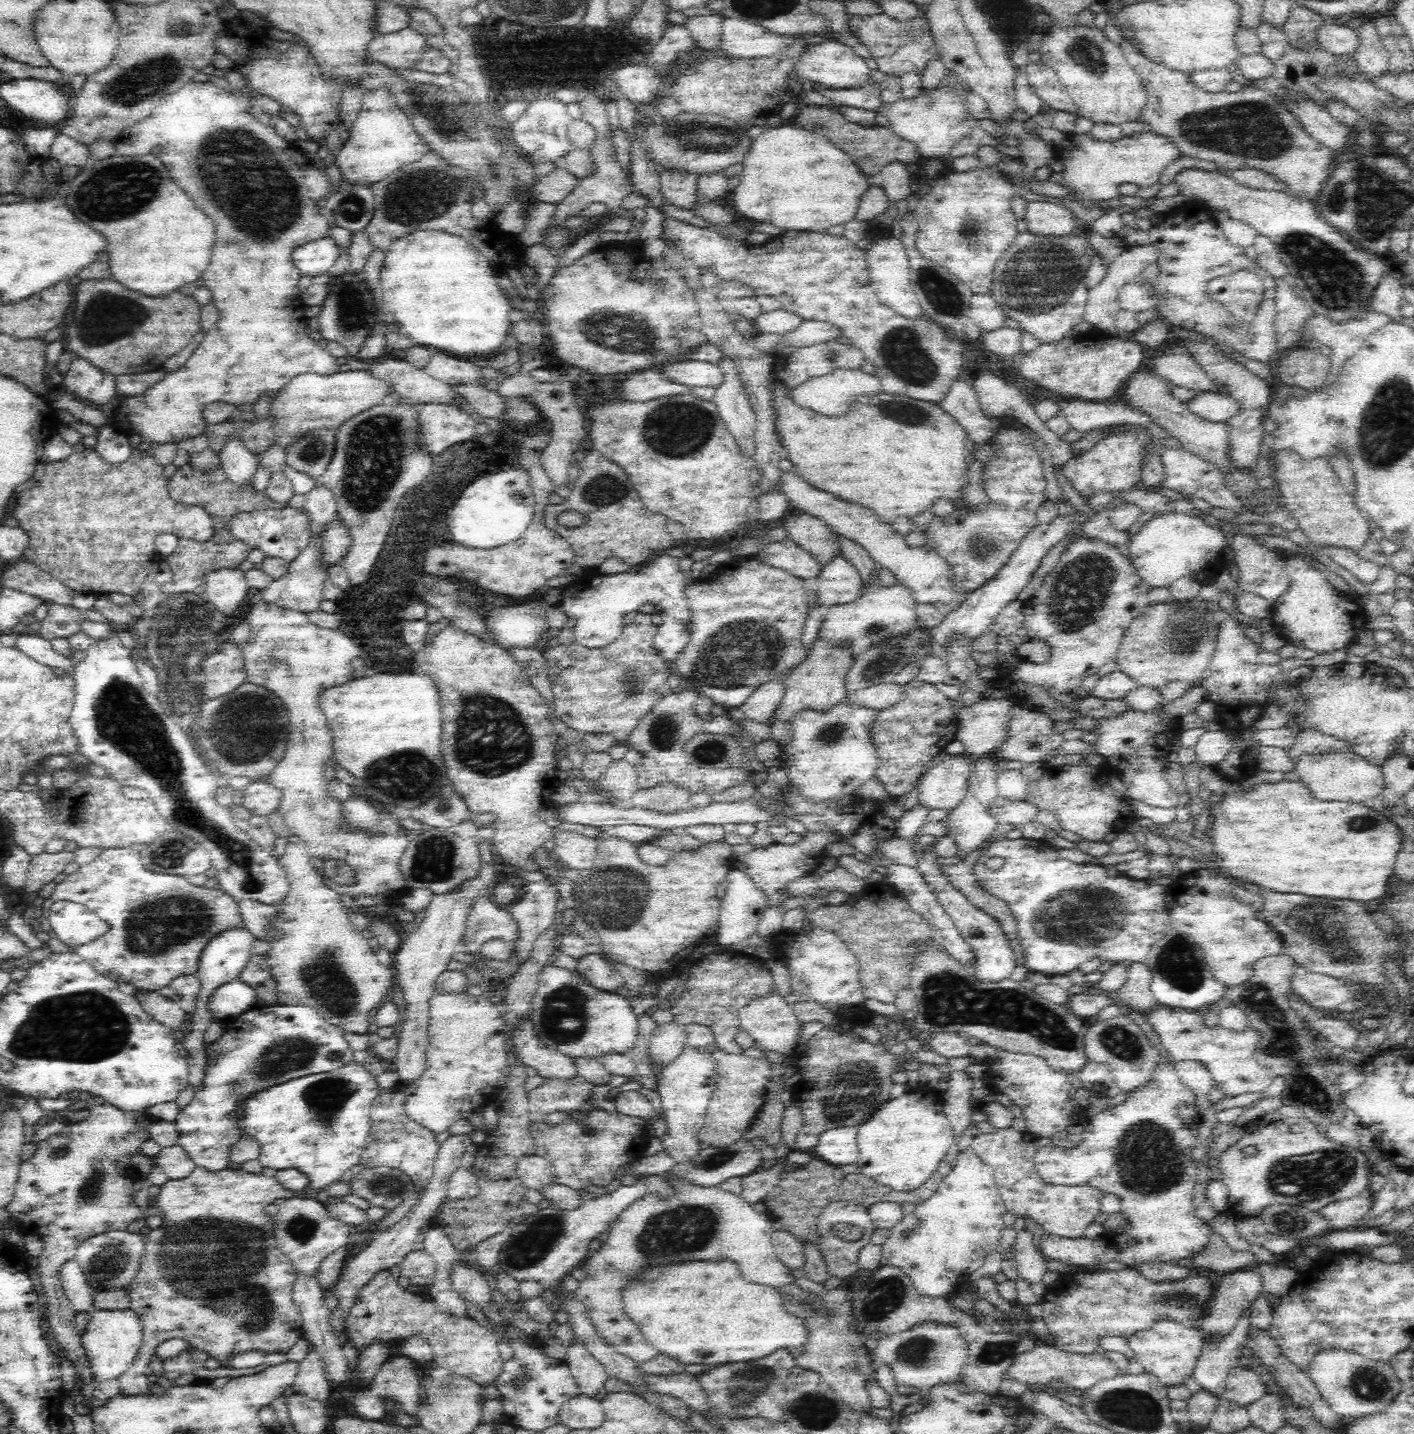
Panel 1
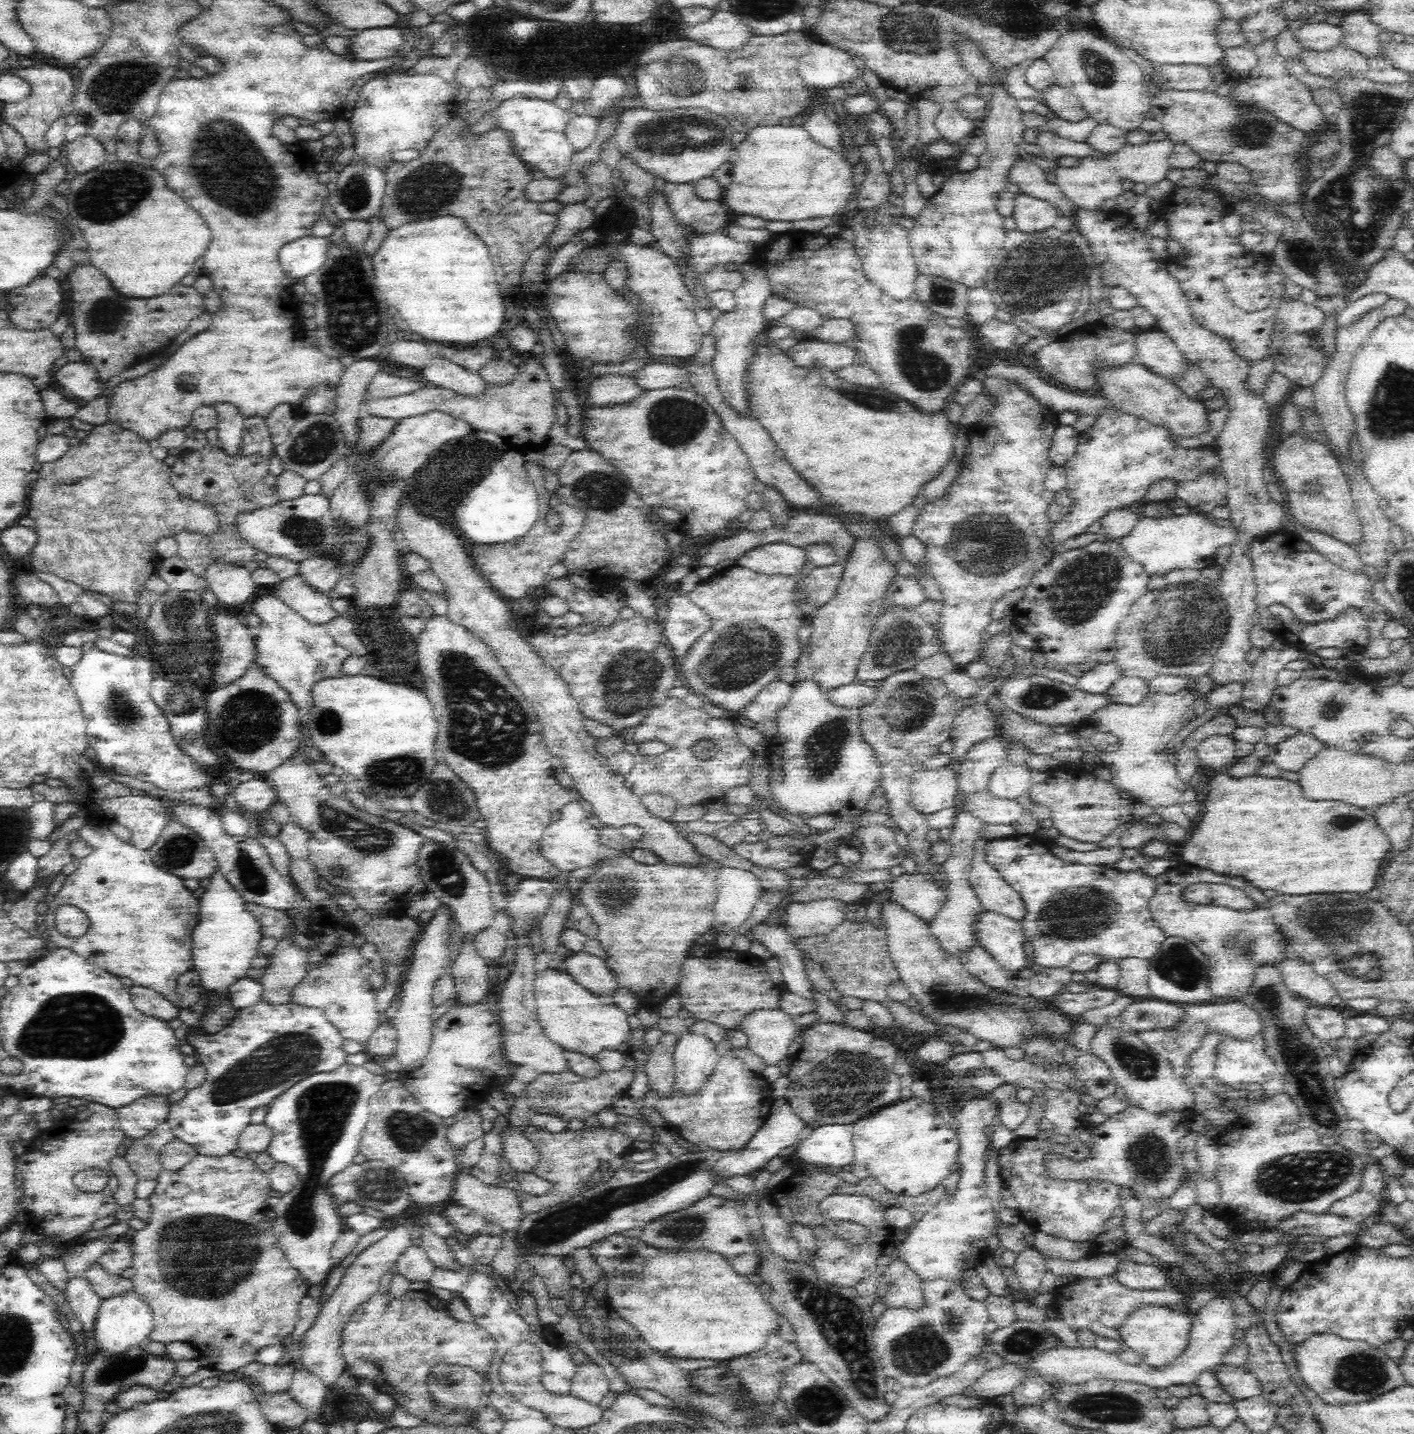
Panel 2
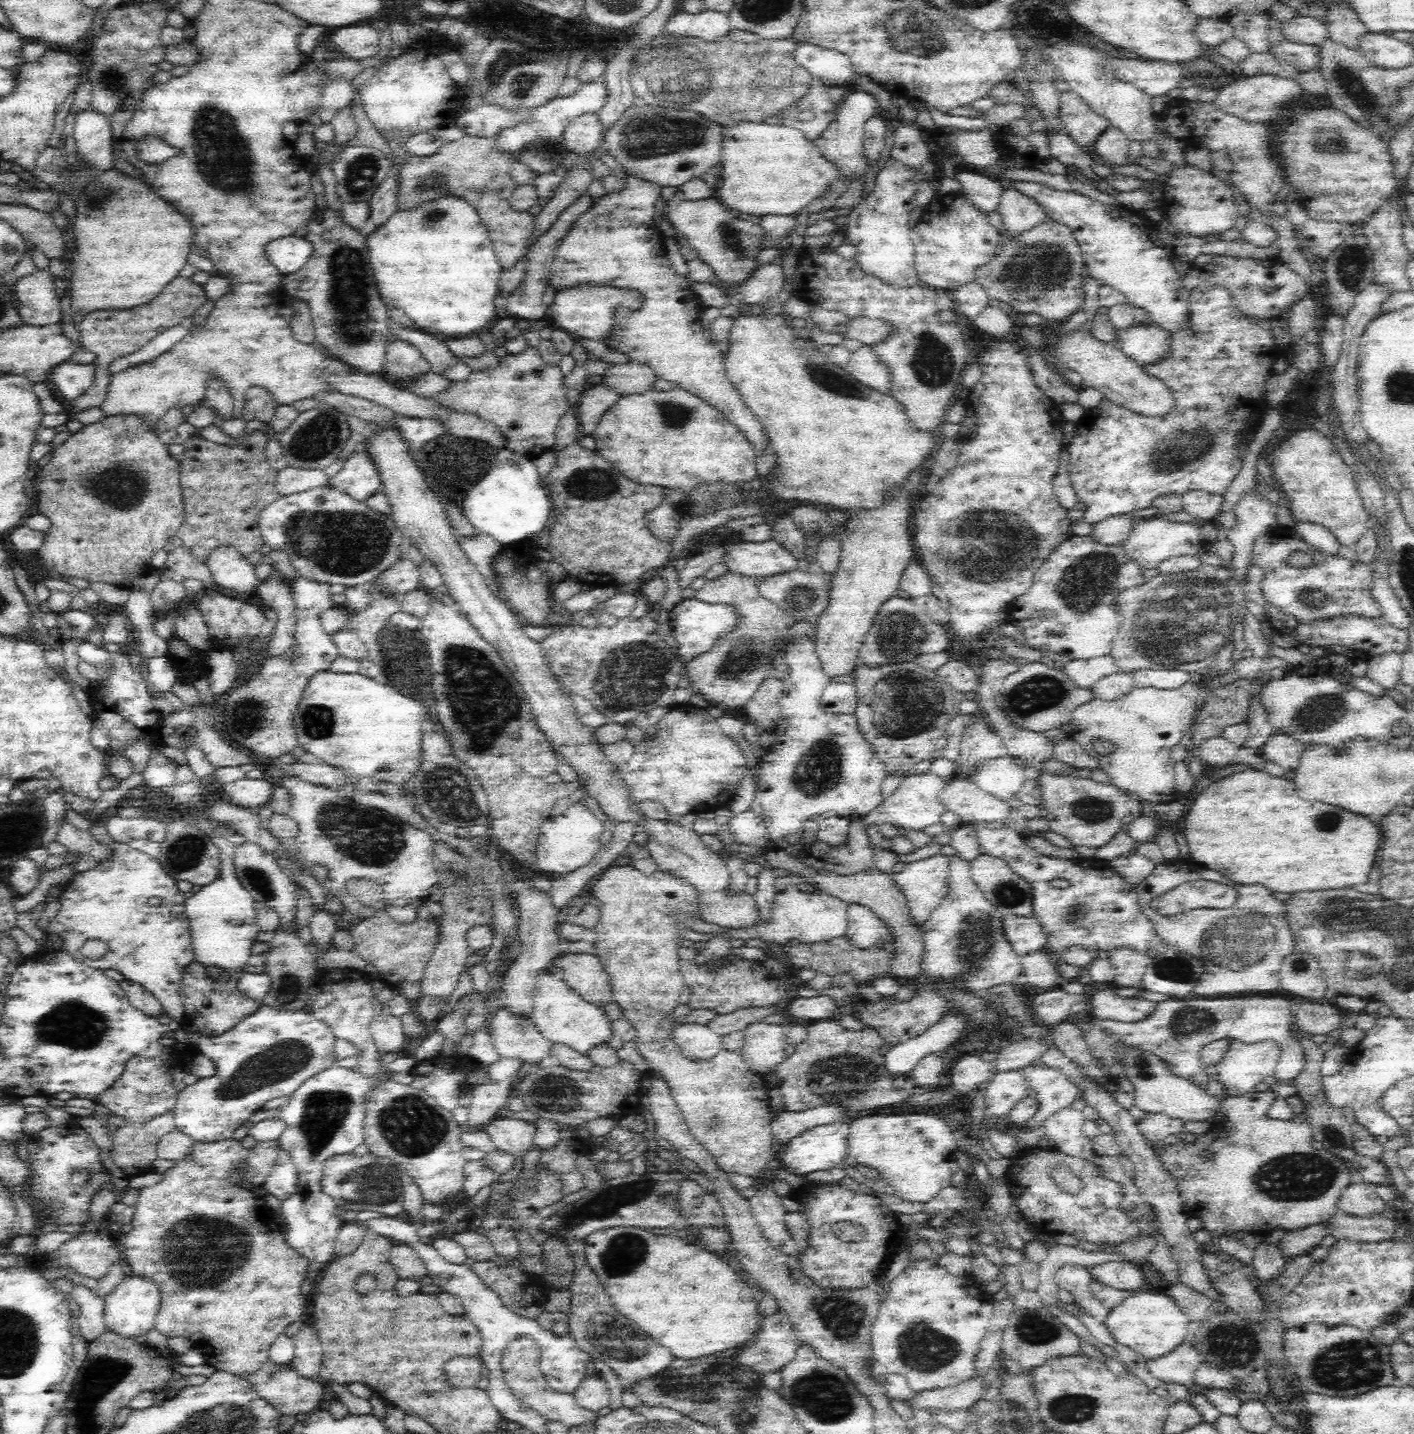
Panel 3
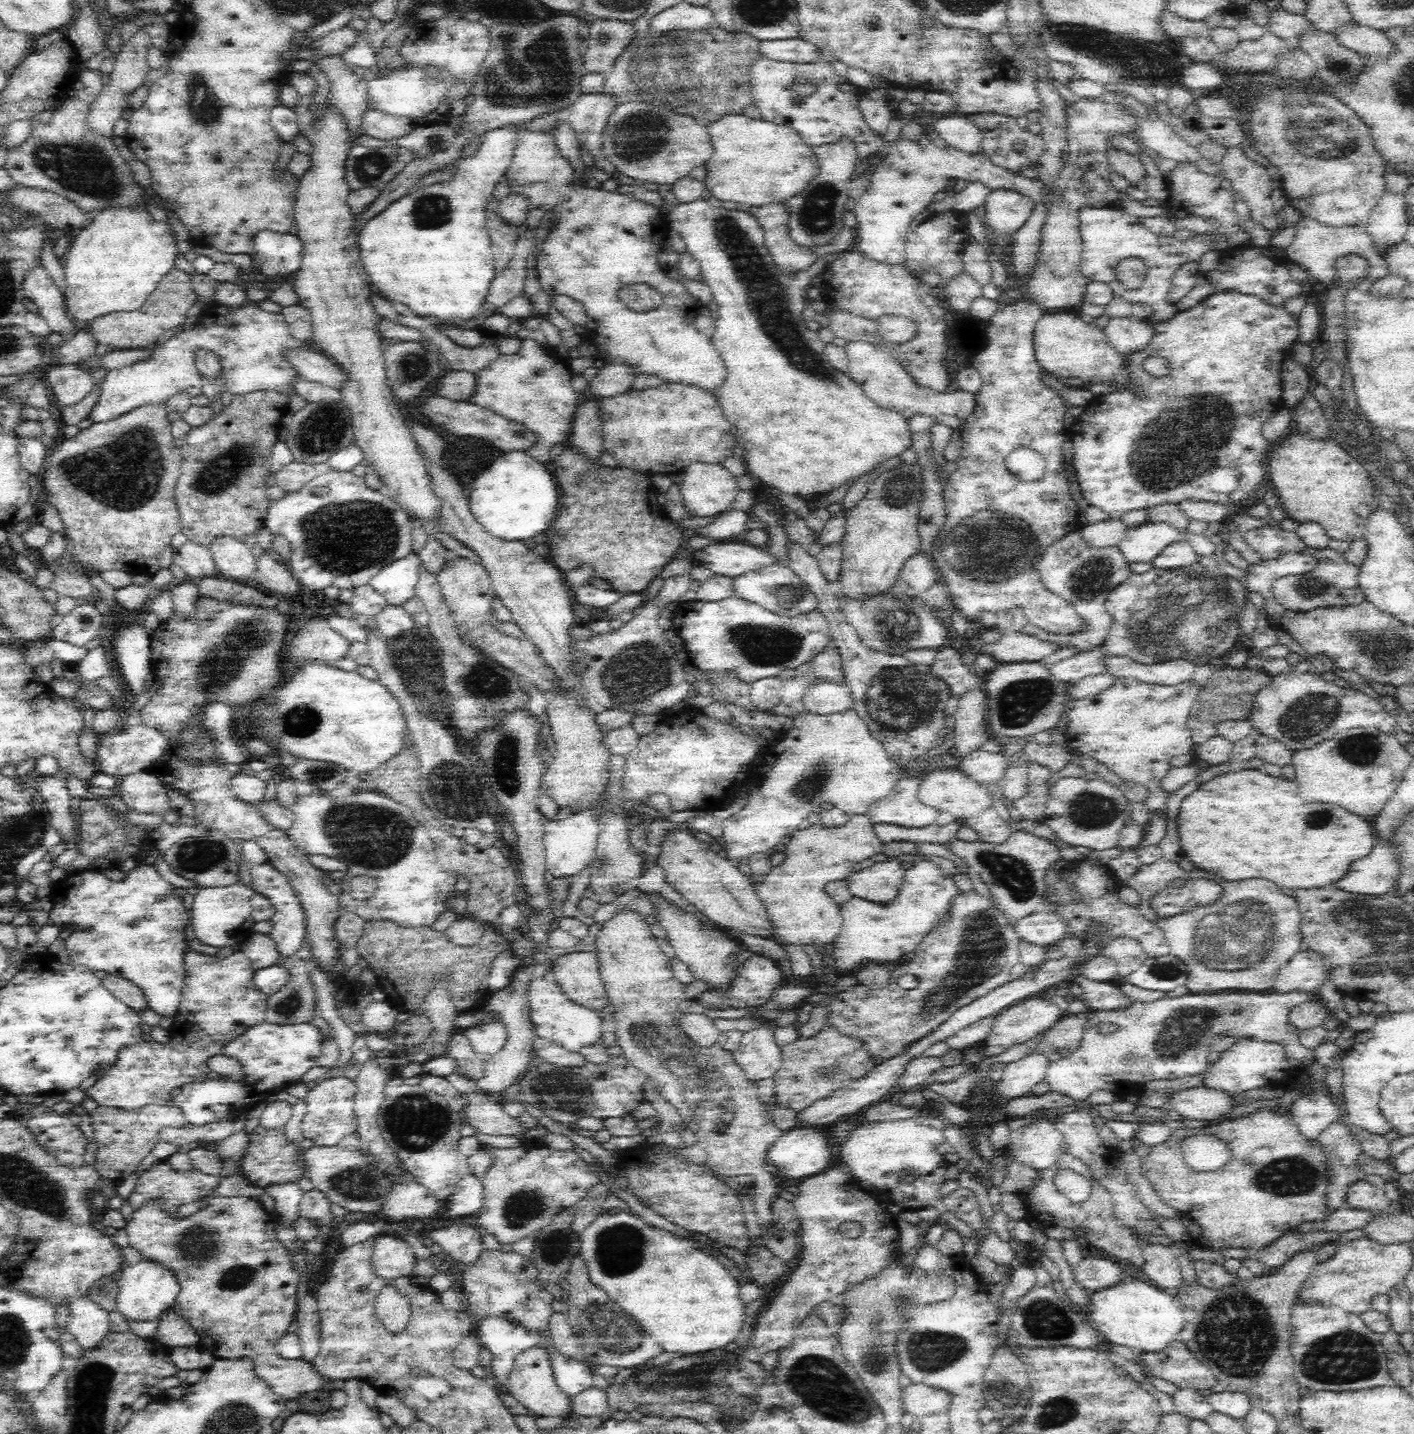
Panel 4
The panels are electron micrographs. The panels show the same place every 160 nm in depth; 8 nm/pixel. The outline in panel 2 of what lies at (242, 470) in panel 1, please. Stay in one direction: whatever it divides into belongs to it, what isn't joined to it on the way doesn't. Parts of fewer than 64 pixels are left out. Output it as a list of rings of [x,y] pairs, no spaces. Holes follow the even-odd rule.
[[[216,403],[213,407],[218,413],[218,444],[215,450],[224,452],[228,457],[242,457],[243,430],[245,418],[232,404]]]

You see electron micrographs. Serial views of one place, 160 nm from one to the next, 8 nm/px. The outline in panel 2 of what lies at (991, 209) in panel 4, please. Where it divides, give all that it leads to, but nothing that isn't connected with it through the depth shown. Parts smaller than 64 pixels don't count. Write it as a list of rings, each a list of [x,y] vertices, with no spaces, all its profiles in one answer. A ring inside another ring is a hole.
[[[1022,194],[1015,201],[1013,217],[1020,232],[1037,233],[1054,228],[1061,217],[1058,209],[1047,200]]]

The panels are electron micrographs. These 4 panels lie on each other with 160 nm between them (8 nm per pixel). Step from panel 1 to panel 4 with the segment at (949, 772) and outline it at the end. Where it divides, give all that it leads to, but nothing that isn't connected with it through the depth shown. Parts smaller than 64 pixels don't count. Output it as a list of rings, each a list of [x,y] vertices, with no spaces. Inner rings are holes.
[[[921,777],[896,781],[888,796],[872,804],[865,815],[873,824],[894,824],[906,828],[935,824],[939,810],[920,800],[920,787]]]

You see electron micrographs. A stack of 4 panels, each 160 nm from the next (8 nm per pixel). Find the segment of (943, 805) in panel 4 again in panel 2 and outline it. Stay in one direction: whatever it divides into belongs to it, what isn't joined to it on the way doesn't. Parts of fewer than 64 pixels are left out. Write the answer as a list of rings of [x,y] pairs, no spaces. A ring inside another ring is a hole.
[[[990,791],[968,795],[965,799],[958,796],[957,807],[973,812],[988,825],[1014,824],[1026,813],[1026,806],[1015,800],[998,798]]]

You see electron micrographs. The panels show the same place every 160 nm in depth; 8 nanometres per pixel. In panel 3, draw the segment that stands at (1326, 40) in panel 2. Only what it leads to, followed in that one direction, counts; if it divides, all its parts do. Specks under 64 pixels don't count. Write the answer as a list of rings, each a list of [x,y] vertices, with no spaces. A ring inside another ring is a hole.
[[[1296,16],[1283,24],[1286,40],[1296,44],[1318,45],[1329,38],[1329,28],[1314,17]]]

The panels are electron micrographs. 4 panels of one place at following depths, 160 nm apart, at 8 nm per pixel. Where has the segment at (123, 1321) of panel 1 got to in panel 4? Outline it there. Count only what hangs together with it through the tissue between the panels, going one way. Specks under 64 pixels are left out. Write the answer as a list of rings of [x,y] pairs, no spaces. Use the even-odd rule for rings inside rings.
[[[140,1261],[135,1265],[124,1266],[117,1274],[119,1288],[116,1294],[114,1311],[129,1322],[152,1322],[159,1320],[176,1298],[178,1281],[170,1269],[154,1261]]]

